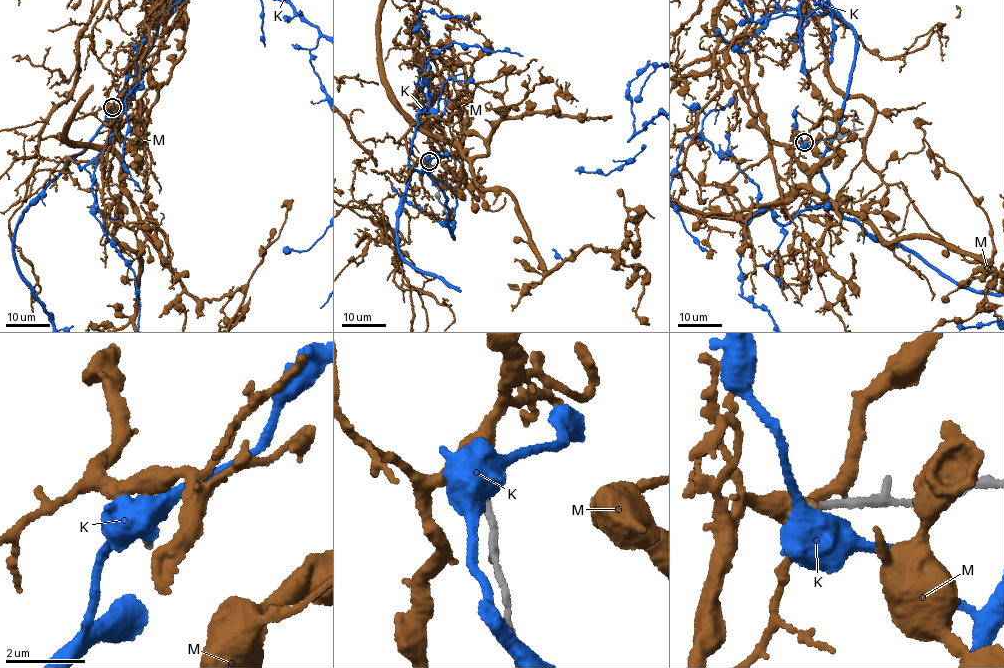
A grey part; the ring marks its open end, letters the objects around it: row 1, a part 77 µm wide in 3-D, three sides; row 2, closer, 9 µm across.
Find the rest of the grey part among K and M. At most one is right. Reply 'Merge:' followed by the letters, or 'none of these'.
Merge: M

